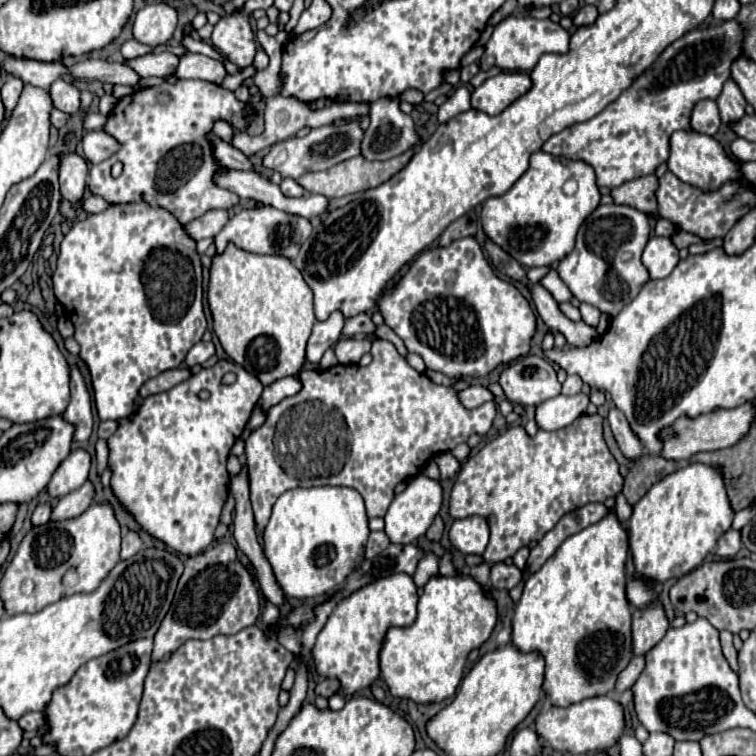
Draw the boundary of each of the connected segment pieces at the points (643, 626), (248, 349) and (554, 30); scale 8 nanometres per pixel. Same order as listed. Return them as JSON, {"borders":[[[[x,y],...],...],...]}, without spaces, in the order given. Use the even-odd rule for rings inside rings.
{"borders":[[[[661,601],[653,609],[635,609],[633,611],[633,653],[645,655],[651,651],[667,633],[669,621]]],[[[229,243],[223,253],[215,253],[211,259],[207,303],[213,315],[213,331],[225,353],[241,367],[247,367],[263,385],[271,385],[287,375],[299,375],[301,365],[305,363],[305,343],[315,323],[313,291],[287,257],[255,255]]],[[[511,15],[503,19],[491,39],[487,41],[485,53],[481,57],[481,69],[491,69],[493,65],[505,71],[531,71],[539,57],[545,53],[567,53],[569,51],[569,39],[571,33],[563,29],[559,23],[553,23],[551,19],[533,19],[529,15]]]]}

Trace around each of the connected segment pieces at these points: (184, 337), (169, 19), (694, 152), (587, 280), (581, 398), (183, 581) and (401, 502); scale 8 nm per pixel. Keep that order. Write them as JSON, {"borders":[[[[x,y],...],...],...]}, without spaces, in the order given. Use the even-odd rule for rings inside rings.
{"borders":[[[[147,203],[109,205],[103,213],[77,221],[63,237],[53,273],[53,291],[75,327],[73,337],[81,347],[79,357],[89,367],[95,407],[101,421],[121,419],[133,413],[139,387],[147,379],[179,367],[189,349],[201,341],[207,329],[201,283],[203,273],[195,241],[183,231],[183,225],[161,207]]],[[[151,3],[145,5],[133,23],[133,37],[135,41],[159,47],[165,45],[177,27],[177,11],[167,3]]],[[[675,131],[671,135],[671,155],[667,165],[669,171],[673,171],[681,181],[689,185],[697,185],[697,189],[719,189],[725,181],[737,181],[737,177],[745,181],[741,165],[725,153],[721,143],[717,143],[709,135],[701,135],[693,131]]],[[[599,205],[583,221],[577,233],[577,245],[565,259],[559,261],[557,273],[579,301],[615,317],[649,281],[649,271],[641,263],[641,253],[649,235],[651,225],[645,213],[627,205]]],[[[577,393],[571,397],[567,395],[551,397],[549,401],[543,401],[541,405],[537,405],[537,411],[535,411],[537,427],[545,431],[563,429],[571,425],[577,417],[581,417],[587,405],[589,405],[589,397],[585,393]]],[[[215,543],[197,557],[185,559],[185,569],[177,585],[173,605],[159,631],[155,633],[155,647],[151,663],[163,659],[163,655],[175,651],[189,639],[211,639],[215,635],[235,635],[241,629],[257,623],[261,615],[261,595],[247,573],[245,565],[237,559],[231,543]]],[[[417,475],[407,483],[407,489],[399,495],[395,495],[395,499],[391,501],[387,515],[385,515],[385,535],[389,537],[391,543],[413,543],[417,537],[425,535],[425,531],[429,529],[429,525],[433,523],[435,515],[439,513],[443,501],[443,489],[439,481],[433,481],[425,475]]]]}

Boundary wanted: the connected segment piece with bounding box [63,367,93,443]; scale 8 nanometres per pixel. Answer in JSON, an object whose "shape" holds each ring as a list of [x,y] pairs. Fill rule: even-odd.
{"shape":[[[71,369],[71,403],[63,413],[65,421],[75,427],[73,441],[87,441],[93,431],[93,415],[91,415],[91,397],[85,387],[83,375],[79,369]]]}

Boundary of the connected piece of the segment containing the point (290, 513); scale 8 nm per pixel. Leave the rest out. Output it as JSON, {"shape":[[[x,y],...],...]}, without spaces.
{"shape":[[[311,487],[285,491],[273,505],[273,515],[263,531],[263,551],[273,569],[273,575],[287,597],[313,599],[329,593],[345,581],[363,557],[363,547],[369,537],[367,513],[363,497],[351,487]]]}

